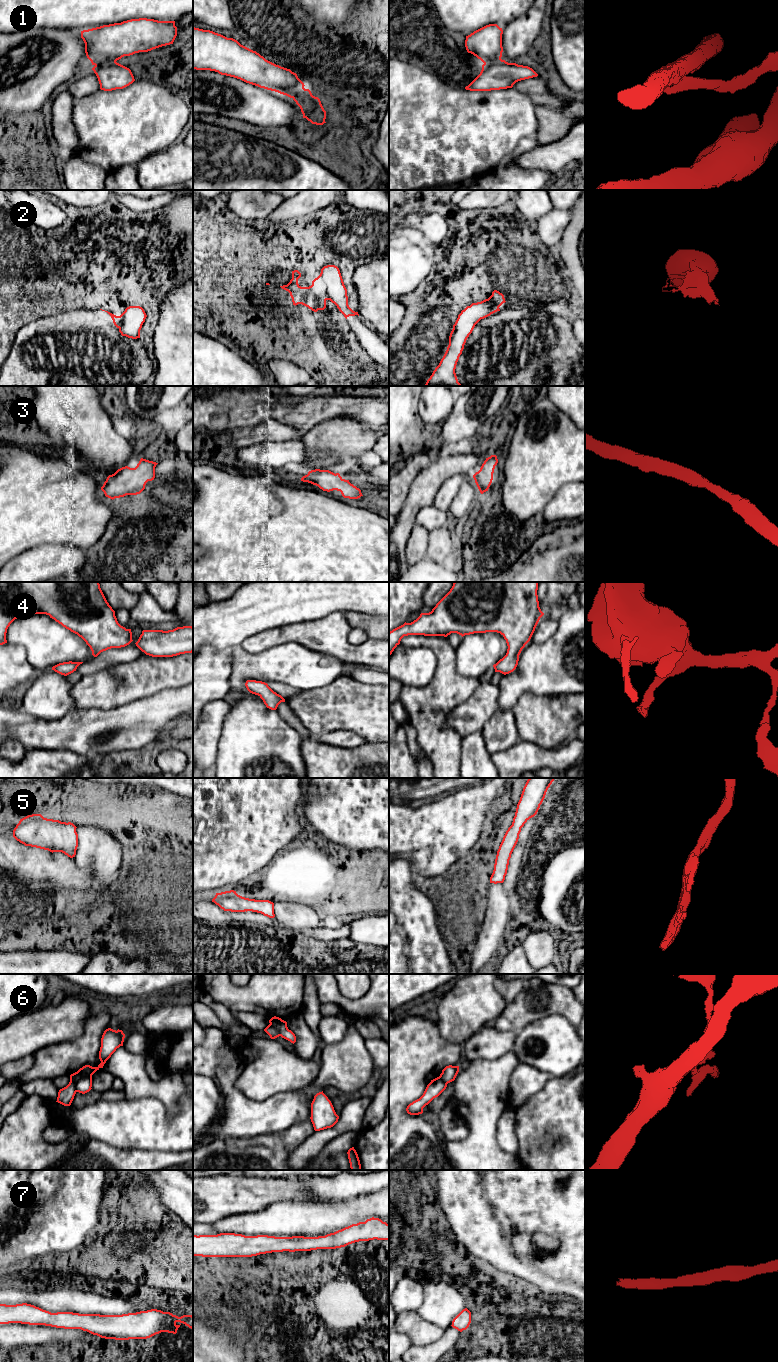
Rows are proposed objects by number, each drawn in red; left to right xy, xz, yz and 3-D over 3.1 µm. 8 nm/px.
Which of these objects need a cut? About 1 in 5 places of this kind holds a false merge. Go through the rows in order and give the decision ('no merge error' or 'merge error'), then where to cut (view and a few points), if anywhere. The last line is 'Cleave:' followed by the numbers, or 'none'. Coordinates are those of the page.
1: merge error; cut in xy along (115, 60), (100, 62), (95, 65)
2: no merge error; no cut
3: no merge error; no cut
4: no merge error; no cut
5: no merge error; no cut
6: merge error; cut in xy along (91, 1075), (81, 1077), (76, 1082), (75, 1091)
7: no merge error; no cut
Cleave: 1, 6

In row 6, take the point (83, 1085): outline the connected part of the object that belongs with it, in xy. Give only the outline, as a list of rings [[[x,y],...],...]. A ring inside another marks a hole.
[[[85,1076],[76,1082],[75,1088],[76,1092],[85,1094],[89,1092],[92,1088],[92,1076]]]

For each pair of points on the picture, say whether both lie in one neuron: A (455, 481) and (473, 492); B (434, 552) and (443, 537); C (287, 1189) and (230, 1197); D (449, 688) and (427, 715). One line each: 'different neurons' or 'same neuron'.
A: different neurons
B: same neuron
C: same neuron
D: same neuron

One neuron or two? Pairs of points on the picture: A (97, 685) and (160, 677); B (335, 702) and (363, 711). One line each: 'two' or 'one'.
A: one
B: one

